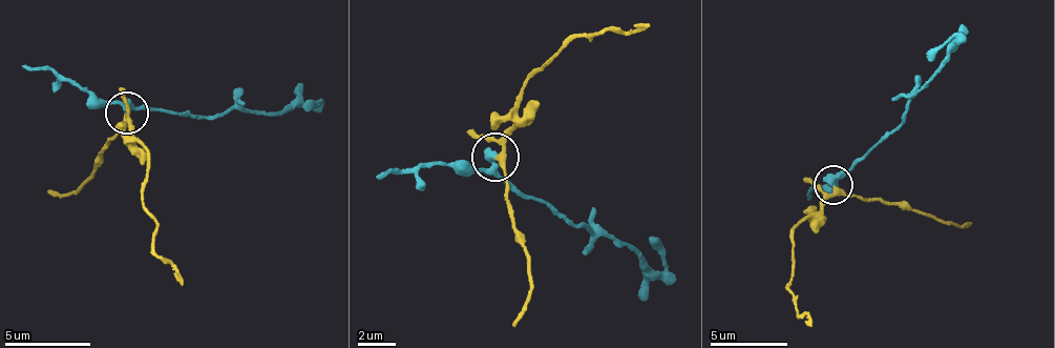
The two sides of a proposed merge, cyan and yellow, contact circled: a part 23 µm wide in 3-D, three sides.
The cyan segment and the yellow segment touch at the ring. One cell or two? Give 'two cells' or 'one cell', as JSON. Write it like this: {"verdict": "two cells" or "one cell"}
{"verdict": "two cells"}

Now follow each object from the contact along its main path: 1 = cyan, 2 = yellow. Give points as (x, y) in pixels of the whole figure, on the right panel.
1: (834, 186), (905, 122), (908, 99), (931, 79), (954, 44), (950, 41), (925, 56)
2: (834, 186), (823, 207), (792, 230), (789, 287), (796, 312), (810, 326)

